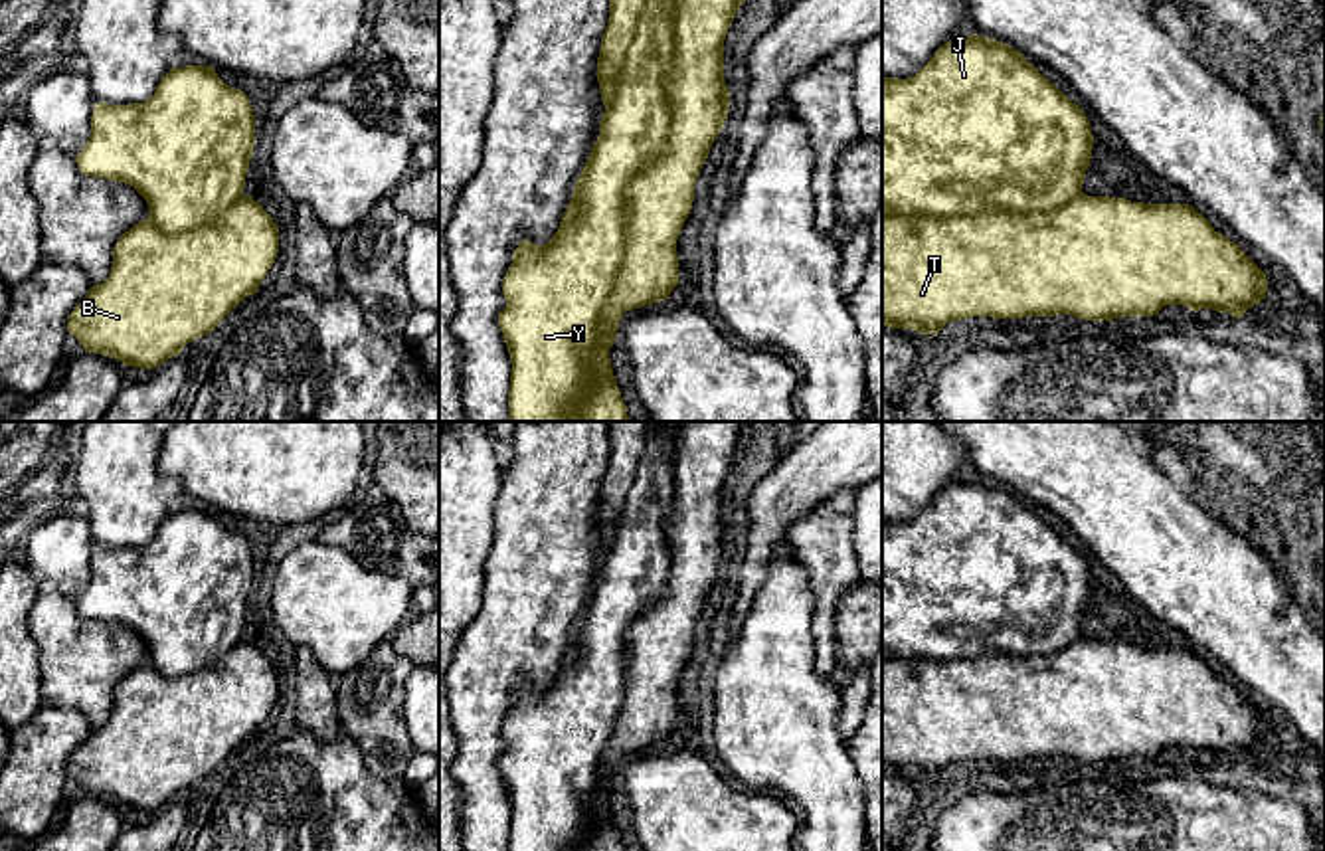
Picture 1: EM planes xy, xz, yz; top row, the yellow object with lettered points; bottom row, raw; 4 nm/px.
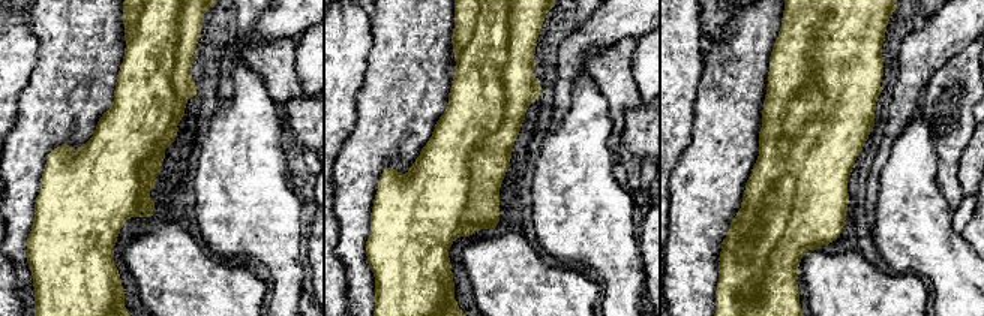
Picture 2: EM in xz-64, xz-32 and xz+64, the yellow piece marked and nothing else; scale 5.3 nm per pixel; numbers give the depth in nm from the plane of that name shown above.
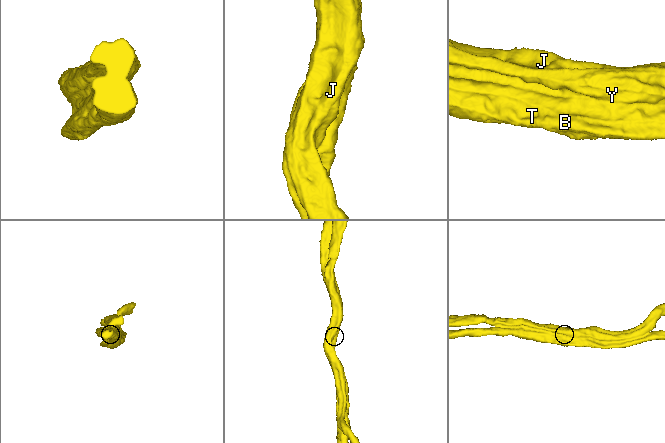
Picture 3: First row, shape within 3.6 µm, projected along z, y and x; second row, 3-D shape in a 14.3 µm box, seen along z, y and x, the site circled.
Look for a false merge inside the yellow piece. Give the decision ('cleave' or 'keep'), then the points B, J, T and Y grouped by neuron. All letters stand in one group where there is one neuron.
cleave; B T / J Y

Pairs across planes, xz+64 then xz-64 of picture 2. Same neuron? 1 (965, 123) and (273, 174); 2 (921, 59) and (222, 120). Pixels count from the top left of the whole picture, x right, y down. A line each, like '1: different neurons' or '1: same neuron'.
1: different neurons
2: different neurons

